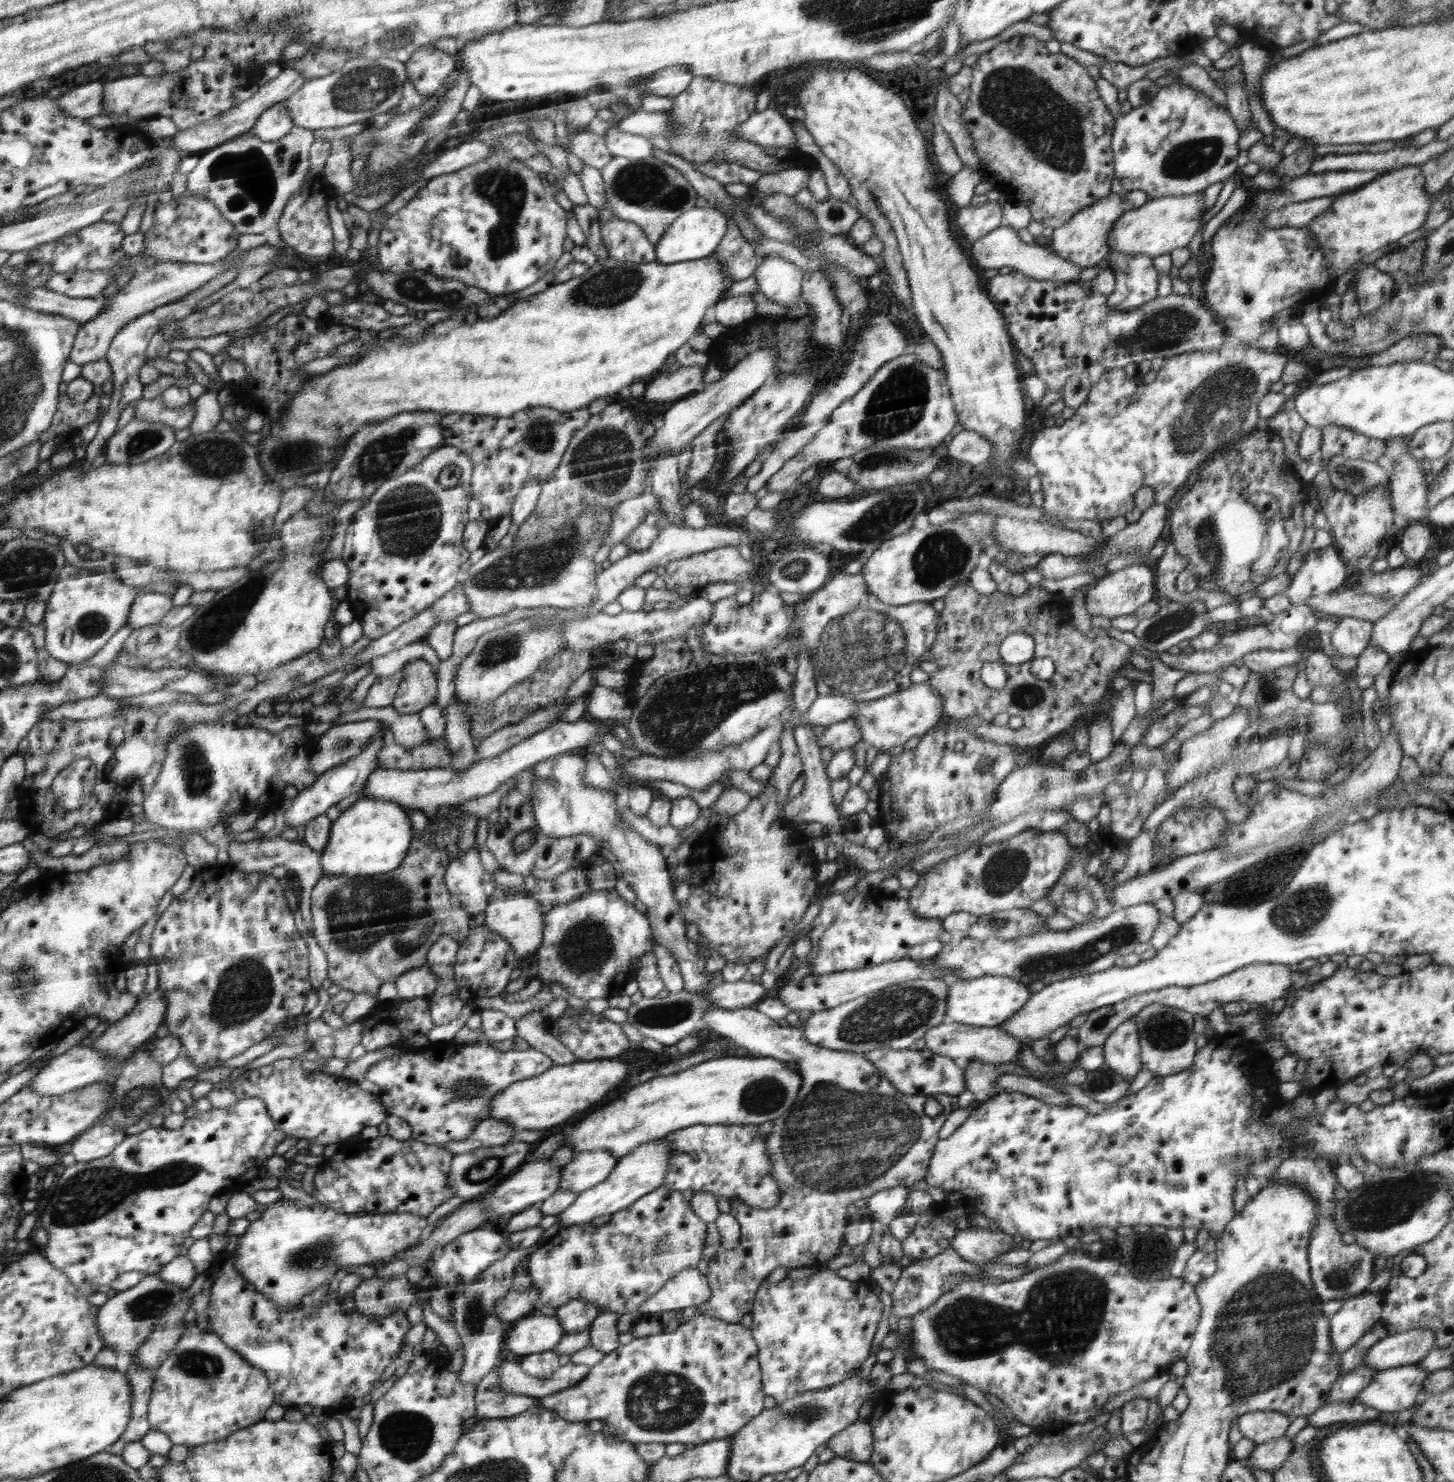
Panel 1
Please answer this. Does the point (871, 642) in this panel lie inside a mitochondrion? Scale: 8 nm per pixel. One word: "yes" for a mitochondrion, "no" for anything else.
yes

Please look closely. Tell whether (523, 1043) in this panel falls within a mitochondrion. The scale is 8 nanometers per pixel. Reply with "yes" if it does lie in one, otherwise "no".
no

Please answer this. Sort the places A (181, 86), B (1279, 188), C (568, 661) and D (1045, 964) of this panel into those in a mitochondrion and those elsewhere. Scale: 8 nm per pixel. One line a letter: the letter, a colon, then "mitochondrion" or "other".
A: other
B: other
C: other
D: mitochondrion

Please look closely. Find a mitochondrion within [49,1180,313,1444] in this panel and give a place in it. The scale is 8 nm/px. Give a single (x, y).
(198, 1362)

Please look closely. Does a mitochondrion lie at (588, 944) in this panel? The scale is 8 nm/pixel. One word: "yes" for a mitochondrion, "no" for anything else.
yes

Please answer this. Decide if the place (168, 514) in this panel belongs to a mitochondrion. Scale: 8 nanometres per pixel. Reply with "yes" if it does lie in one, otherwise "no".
no

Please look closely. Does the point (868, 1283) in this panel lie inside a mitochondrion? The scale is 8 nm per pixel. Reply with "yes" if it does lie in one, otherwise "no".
no

